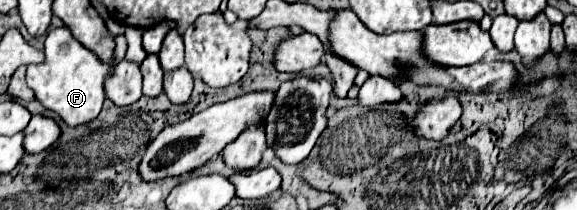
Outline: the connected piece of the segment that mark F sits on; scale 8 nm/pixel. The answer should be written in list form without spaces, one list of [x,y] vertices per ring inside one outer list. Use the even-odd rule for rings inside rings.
[[[63,28],[51,30],[45,38],[45,62],[27,66],[27,86],[35,98],[51,112],[55,112],[67,126],[81,126],[97,118],[105,100],[103,82],[109,66],[97,60],[97,56],[73,40],[71,32]]]

